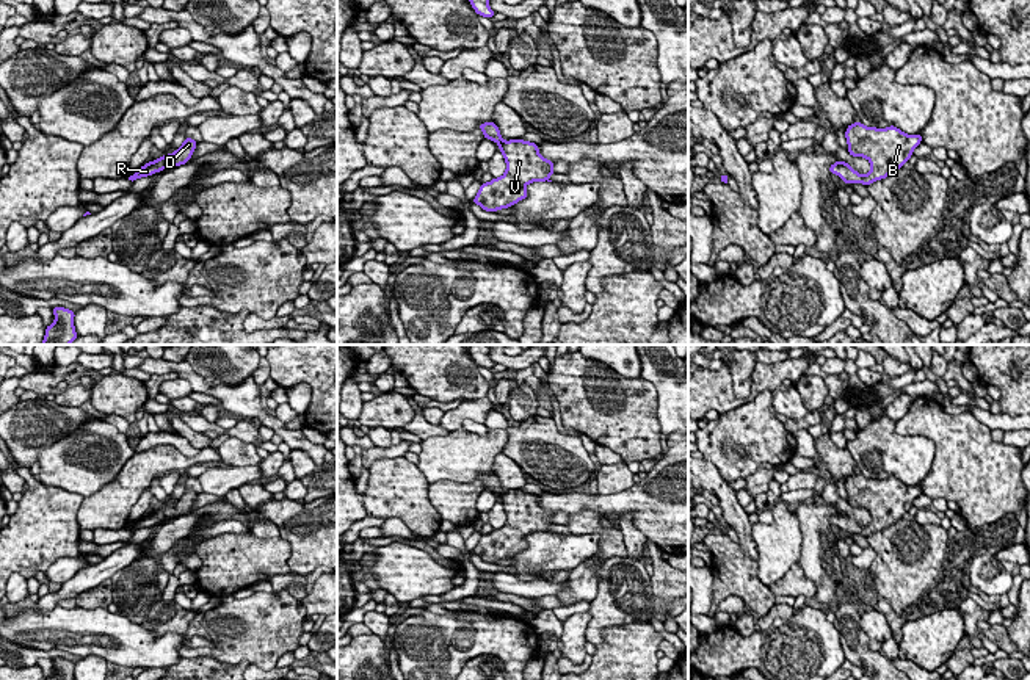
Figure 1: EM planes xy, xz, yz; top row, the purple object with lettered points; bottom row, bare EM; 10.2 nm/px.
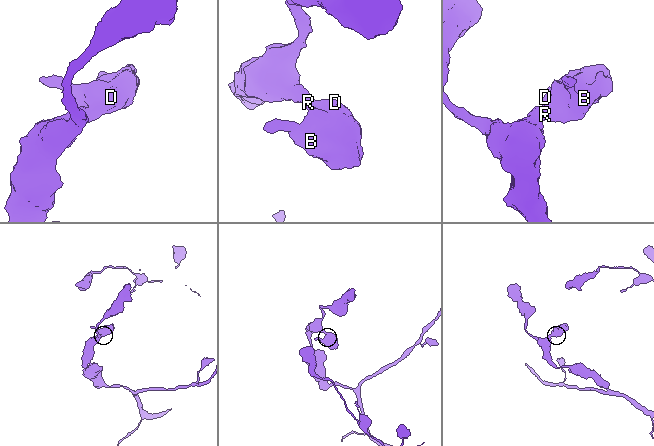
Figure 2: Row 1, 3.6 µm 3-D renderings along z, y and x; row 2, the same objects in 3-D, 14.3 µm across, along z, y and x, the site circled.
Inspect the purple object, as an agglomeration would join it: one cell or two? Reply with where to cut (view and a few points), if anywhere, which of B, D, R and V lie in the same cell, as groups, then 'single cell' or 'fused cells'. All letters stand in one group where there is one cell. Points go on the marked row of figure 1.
no cut; B D R V; single cell

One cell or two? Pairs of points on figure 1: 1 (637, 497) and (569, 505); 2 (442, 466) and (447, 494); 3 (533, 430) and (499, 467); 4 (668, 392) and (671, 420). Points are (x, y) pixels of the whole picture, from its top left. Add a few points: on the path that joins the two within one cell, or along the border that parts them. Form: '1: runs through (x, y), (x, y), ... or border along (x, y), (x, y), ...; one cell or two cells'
1: runs through (620, 503), (587, 503); one cell
2: border along (477, 478), (469, 481), (436, 480), (430, 484); two cells
3: border along (502, 453), (524, 473); two cells
4: runs through (671, 398), (671, 414); one cell

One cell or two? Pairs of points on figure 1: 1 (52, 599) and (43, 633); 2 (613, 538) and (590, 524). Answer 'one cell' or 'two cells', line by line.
1: two cells
2: one cell

